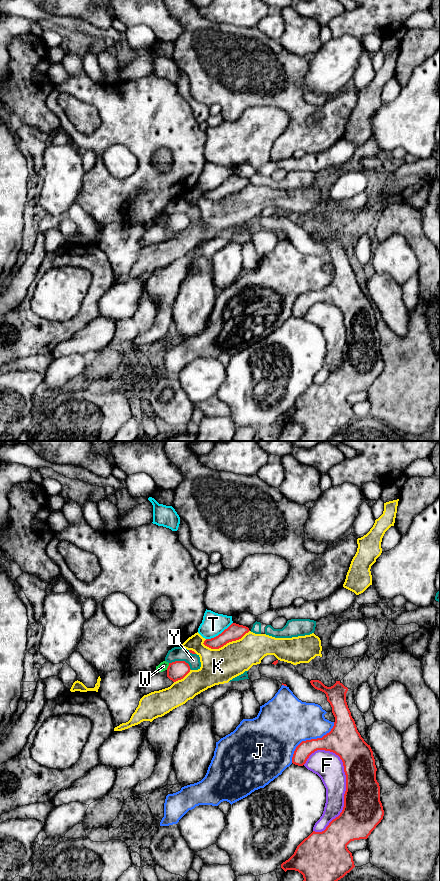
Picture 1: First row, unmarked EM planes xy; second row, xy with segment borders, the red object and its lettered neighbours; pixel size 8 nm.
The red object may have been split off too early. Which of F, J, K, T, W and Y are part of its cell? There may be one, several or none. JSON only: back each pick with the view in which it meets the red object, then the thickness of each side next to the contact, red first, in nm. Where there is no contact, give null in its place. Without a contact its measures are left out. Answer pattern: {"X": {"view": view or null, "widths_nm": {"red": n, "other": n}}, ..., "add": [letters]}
{"add": []}

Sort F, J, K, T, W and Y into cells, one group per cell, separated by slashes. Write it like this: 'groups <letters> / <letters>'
groups F / J / K / T / W / Y

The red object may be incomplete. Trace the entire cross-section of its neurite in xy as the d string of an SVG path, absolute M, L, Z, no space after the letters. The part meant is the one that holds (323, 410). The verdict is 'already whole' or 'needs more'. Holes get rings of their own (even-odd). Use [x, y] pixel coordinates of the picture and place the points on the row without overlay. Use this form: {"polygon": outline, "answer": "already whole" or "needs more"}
{"polygon": "M311 232L311 237L326 246L327 253L332 259L332 265L335 269L334 278L329 285L322 290L302 293L295 301L292 315L298 318L303 318L309 308L317 302L325 302L335 305L343 314L344 324L346 327L346 343L344 346L344 359L338 369L333 371L326 381L322 384L313 383L305 390L296 400L294 406L281 416L281 420L287 422L295 422L303 427L303 435L299 441L329 441L335 434L343 430L354 419L352 405L348 402L347 397L354 392L367 391L371 384L381 374L384 368L384 362L380 353L380 338L376 332L376 317L373 308L373 303L357 282L354 271L346 254L346 245L348 240L340 233L331 238L325 238L319 232Z", "answer": "already whole"}

